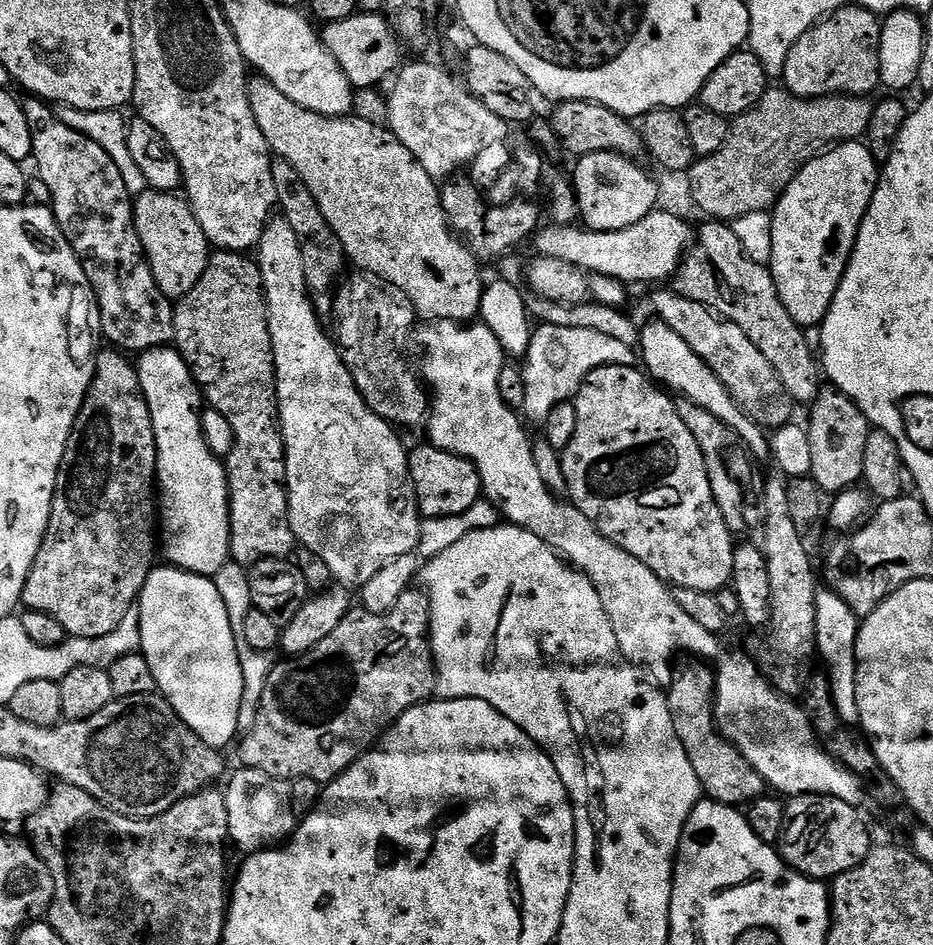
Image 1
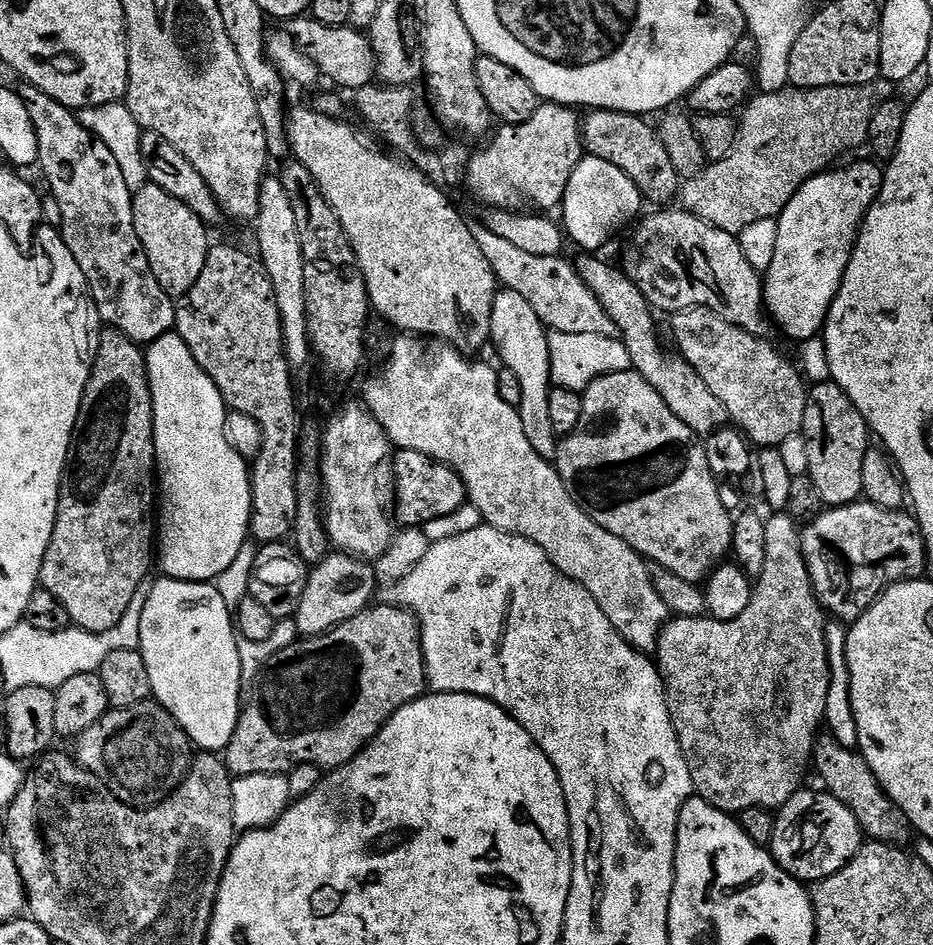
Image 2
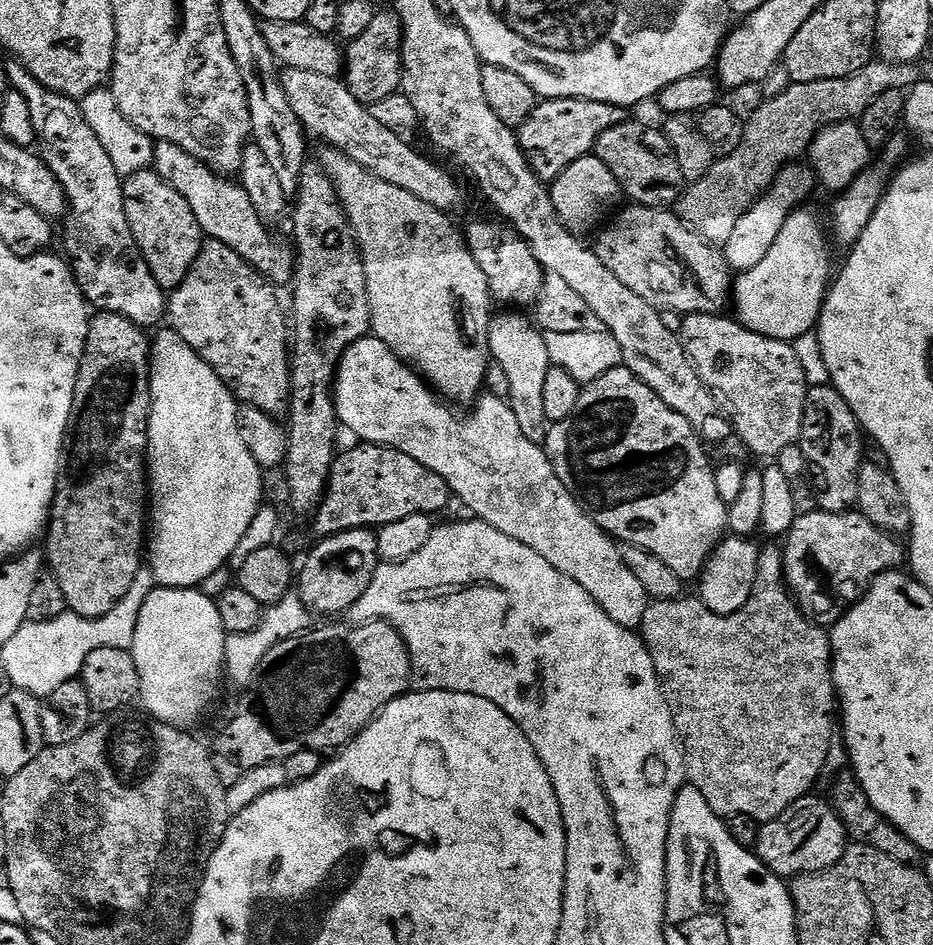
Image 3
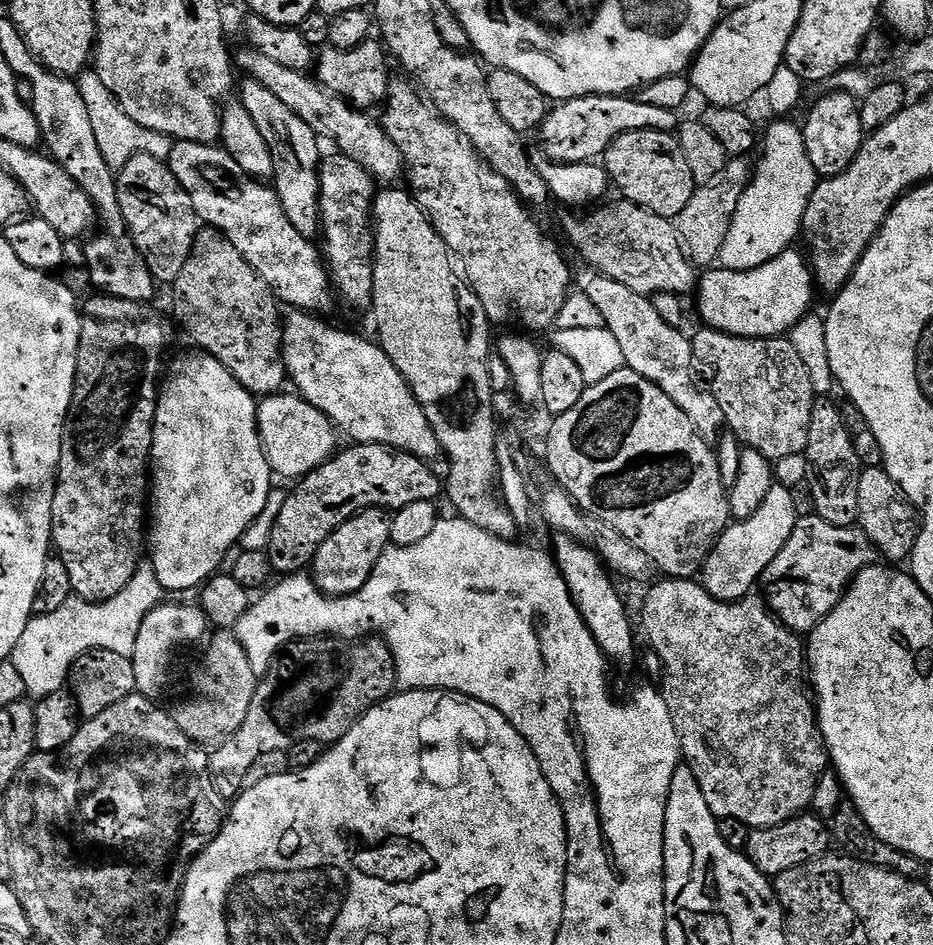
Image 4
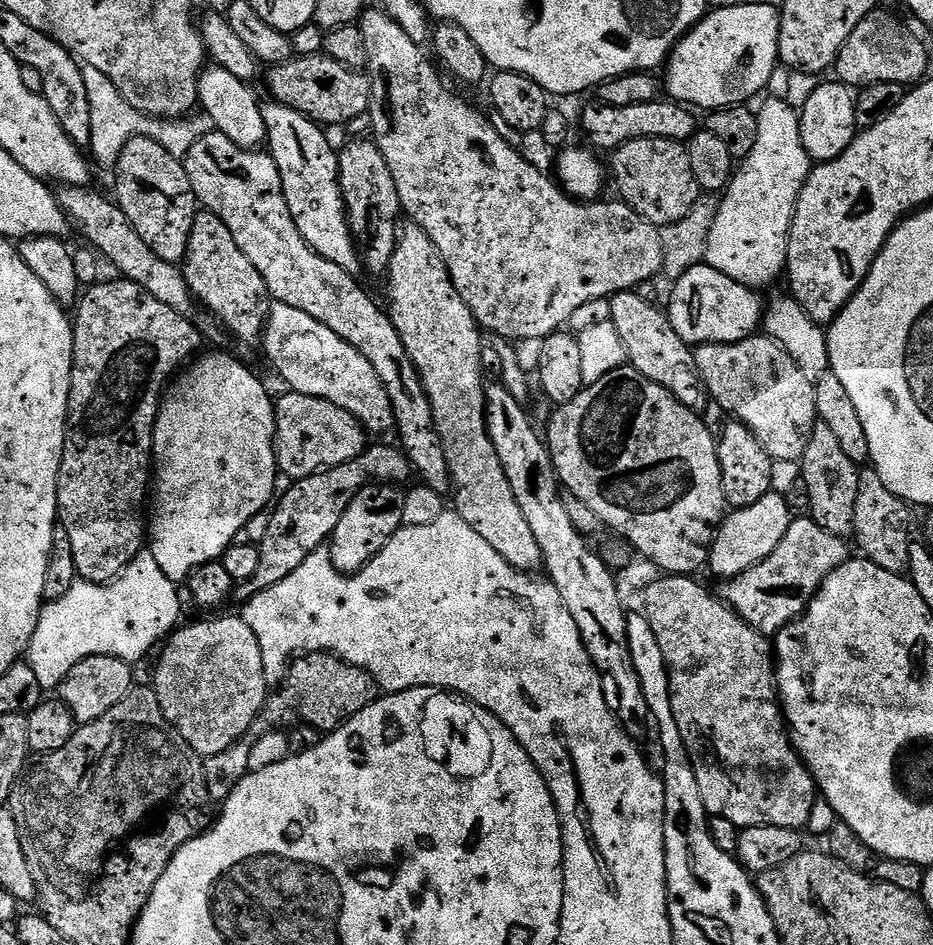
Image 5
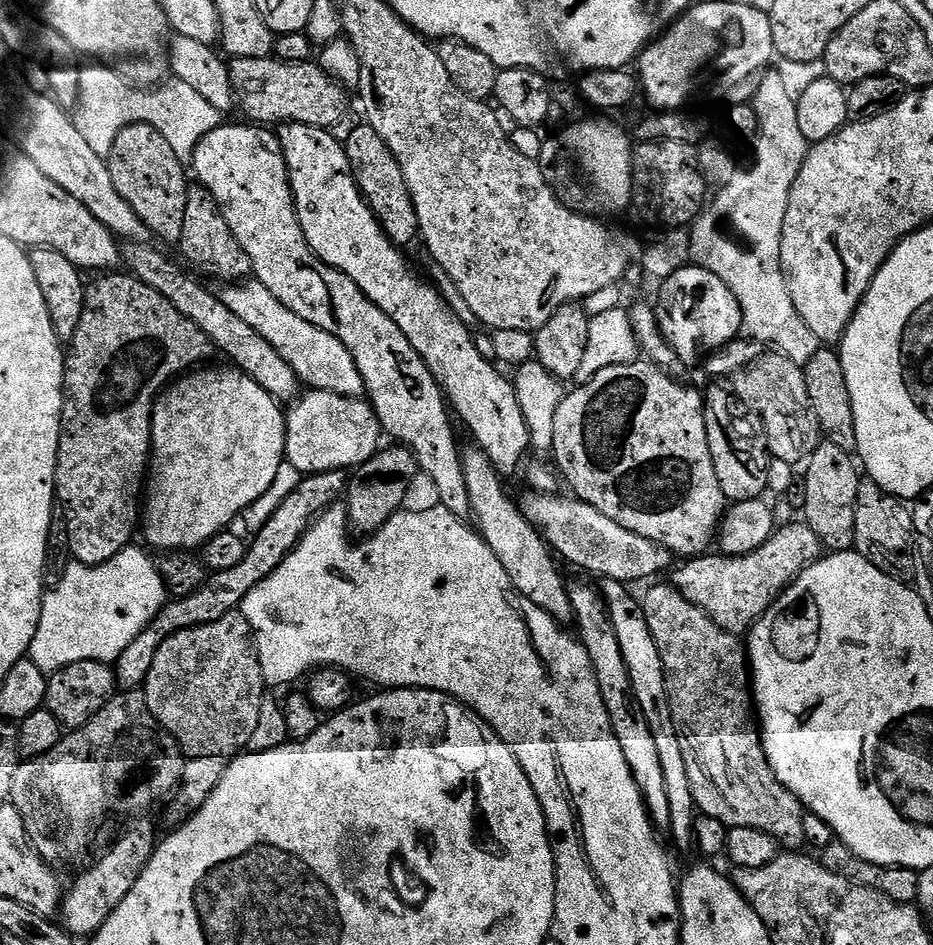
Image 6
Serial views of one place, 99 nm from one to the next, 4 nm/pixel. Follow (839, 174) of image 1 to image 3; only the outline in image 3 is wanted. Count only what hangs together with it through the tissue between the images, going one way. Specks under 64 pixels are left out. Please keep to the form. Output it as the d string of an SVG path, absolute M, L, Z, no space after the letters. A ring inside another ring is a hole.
M801 206L792 212L790 218L786 218L786 226L782 226L782 234L774 238L770 254L766 254L758 266L735 277L735 319L751 332L775 340L794 342L799 336L813 331L820 323L824 297L834 276L828 240L830 244L825 221L823 224L808 206Z

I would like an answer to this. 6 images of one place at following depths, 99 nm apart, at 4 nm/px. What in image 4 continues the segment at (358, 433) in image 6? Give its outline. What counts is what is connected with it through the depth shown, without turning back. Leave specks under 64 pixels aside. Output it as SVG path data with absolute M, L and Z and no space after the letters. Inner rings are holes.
M299 394L265 396L256 409L256 425L268 464L277 477L285 476L291 482L309 476L318 466L336 455L338 429L332 419Z

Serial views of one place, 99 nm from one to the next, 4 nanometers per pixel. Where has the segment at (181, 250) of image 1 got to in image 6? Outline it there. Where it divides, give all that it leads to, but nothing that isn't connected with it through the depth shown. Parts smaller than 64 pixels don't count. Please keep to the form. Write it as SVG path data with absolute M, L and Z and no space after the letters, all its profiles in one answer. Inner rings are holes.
M131 124L126 126L126 130L122 130L122 134L118 134L118 138L114 138L114 146L106 159L110 178L114 178L114 190L118 190L118 194L122 194L122 198L130 202L130 206L134 206L134 214L142 218L142 222L152 231L153 237L157 241L165 240L172 246L179 245L182 222L186 222L186 198L190 181L184 177L185 165L176 157L174 150L170 150L170 142L166 142L166 138L162 138L162 134L154 130L154 126Z

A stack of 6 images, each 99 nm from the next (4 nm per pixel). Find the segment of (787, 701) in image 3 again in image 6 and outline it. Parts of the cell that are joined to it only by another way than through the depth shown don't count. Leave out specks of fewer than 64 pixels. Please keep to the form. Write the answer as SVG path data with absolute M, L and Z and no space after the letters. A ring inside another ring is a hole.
M664 582L664 584L655 584L653 583L651 585L653 588L645 596L642 596L640 605L646 614L646 626L650 626L650 634L654 634L654 642L658 642L658 654L662 654L662 666L666 674L666 694L670 698L670 714L674 718L674 730L678 734L678 746L682 746L682 759L686 761L686 774L690 774L690 790L692 791L692 797L694 798L697 809L703 815L709 816L710 818L718 818L718 822L725 824L728 829L749 828L750 830L760 830L762 834L768 834L770 838L774 838L781 849L803 849L800 847L805 847L808 834L806 826L804 825L806 809L793 792L786 790L786 786L782 786L782 782L778 782L778 778L766 758L764 743L760 740L758 720L754 715L754 701L752 699L752 685L750 683L750 665L748 663L748 650L745 641L741 637L722 630L722 626L715 624L701 608L694 606L677 588L673 588L671 583Z

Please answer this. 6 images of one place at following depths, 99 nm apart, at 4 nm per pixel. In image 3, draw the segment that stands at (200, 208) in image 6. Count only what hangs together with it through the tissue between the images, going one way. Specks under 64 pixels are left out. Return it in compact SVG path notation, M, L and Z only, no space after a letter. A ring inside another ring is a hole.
M205 239L198 258L186 274L186 282L178 286L166 300L166 320L172 331L180 335L222 378L241 405L249 404L267 416L283 417L292 398L292 366L290 363L290 320L286 308L280 305L277 285L245 262L230 246L217 240Z

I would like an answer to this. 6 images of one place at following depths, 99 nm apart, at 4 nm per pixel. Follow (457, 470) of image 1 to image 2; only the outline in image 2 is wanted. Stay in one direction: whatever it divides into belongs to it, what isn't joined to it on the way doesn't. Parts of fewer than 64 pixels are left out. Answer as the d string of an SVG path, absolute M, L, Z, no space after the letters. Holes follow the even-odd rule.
M400 450L394 456L394 520L397 525L419 528L431 519L443 518L462 507L468 491L450 466L414 450Z

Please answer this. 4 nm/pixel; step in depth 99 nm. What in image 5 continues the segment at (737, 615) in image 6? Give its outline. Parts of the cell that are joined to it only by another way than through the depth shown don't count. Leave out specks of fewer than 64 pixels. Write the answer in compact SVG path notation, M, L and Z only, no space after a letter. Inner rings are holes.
M811 518L793 519L785 537L774 547L773 552L744 573L725 579L720 584L718 596L751 628L763 636L775 637L786 625L803 616L824 579L850 559L848 544L845 537L822 530L822 526L818 526Z

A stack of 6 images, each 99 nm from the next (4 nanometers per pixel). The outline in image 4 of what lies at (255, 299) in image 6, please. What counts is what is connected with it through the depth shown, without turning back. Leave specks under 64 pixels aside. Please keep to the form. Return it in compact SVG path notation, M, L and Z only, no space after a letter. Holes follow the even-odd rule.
M296 310L291 313L292 317L283 321L284 325L284 347L282 349L284 353L284 370L289 381L292 380L296 383L295 391L299 395L303 396L305 400L309 400L315 408L322 410L322 414L326 414L332 419L333 424L341 433L344 432L349 436L349 441L357 444L385 444L386 446L394 446L398 450L406 450L410 454L414 454L420 460L427 460L429 462L435 461L435 456L441 455L440 443L438 438L434 434L434 430L430 426L430 422L426 418L426 414L422 410L422 406L414 398L414 394L410 390L410 386L404 380L404 376L396 367L394 362L390 362L390 358L384 353L383 348L379 343L373 342L372 344L368 340L363 340L360 336L355 336L352 332L343 332L340 328L331 328L328 324L323 324L320 318L315 315L309 314L303 310Z

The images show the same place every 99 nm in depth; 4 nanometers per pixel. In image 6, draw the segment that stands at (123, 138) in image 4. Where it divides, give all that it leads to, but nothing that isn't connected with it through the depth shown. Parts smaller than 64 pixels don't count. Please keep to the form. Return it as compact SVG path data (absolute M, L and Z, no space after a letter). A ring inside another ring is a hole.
M99 62L80 69L80 93L74 109L74 119L82 138L86 138L94 154L107 158L114 146L114 138L126 130L131 124L149 124L154 126L170 142L170 150L181 162L191 161L194 150L210 134L210 130L219 128L222 113L214 110L202 94L198 94L186 86L186 82L175 78L145 90L124 79L113 68L105 68ZM169 83L169 84L168 84Z

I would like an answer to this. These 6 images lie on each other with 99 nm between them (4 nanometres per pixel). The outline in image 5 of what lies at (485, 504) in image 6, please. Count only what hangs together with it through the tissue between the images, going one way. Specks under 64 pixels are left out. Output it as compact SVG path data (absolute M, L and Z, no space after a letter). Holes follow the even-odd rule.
M408 222L399 229L396 249L388 263L386 279L386 311L426 392L432 411L432 424L436 427L440 445L446 456L448 477L452 479L450 492L451 495L456 495L454 511L462 518L462 522L466 522L466 526L471 526L476 533L482 534L482 538L486 538L486 542L490 542L490 546L494 546L494 550L498 550L498 554L502 554L502 558L506 558L510 566L514 566L520 572L539 573L544 566L542 550L538 550L534 533L526 523L518 502L514 502L514 490L510 490L506 470L502 470L502 462L498 462L498 450L494 450L494 444L490 442L488 415L484 412L486 373L480 365L482 329L477 324L474 314L470 314L470 306L462 302L458 290L452 285L448 267L442 262L434 242L430 242L428 235L418 225Z

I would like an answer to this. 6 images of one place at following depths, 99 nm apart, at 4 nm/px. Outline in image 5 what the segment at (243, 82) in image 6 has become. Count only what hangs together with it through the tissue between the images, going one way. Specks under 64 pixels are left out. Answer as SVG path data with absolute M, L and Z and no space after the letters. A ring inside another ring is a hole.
M293 55L285 64L269 67L268 92L277 104L298 110L321 126L348 124L363 117L368 111L372 97L372 84L363 71L342 66L340 62L326 55Z

